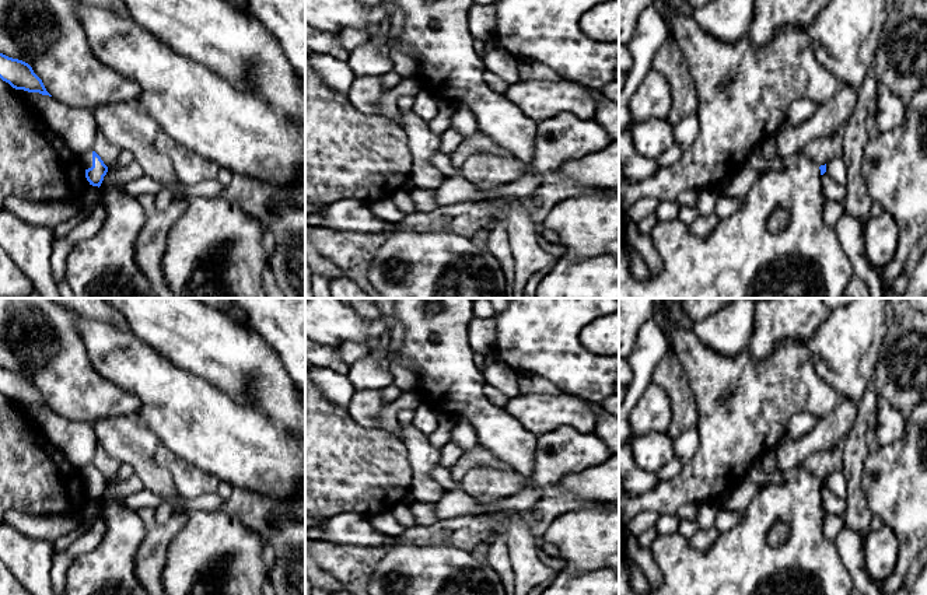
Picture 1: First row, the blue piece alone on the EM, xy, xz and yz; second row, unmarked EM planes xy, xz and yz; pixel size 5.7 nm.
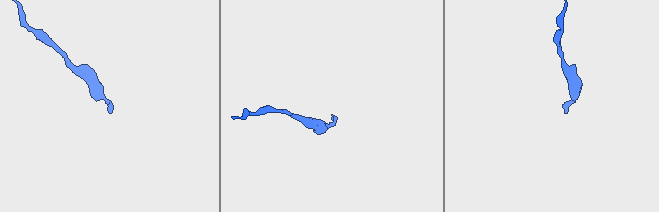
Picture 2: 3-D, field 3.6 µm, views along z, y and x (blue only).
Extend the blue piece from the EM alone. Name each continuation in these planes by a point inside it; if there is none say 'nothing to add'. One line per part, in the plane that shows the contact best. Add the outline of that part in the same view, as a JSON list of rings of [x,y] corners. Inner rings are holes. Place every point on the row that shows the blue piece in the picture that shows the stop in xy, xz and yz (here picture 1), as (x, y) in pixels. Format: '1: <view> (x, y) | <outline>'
1: xy (86, 158) | [[[90,150],[90,151],[84,153],[83,155],[80,155],[84,169],[88,169],[92,167],[92,151],[94,150]]]

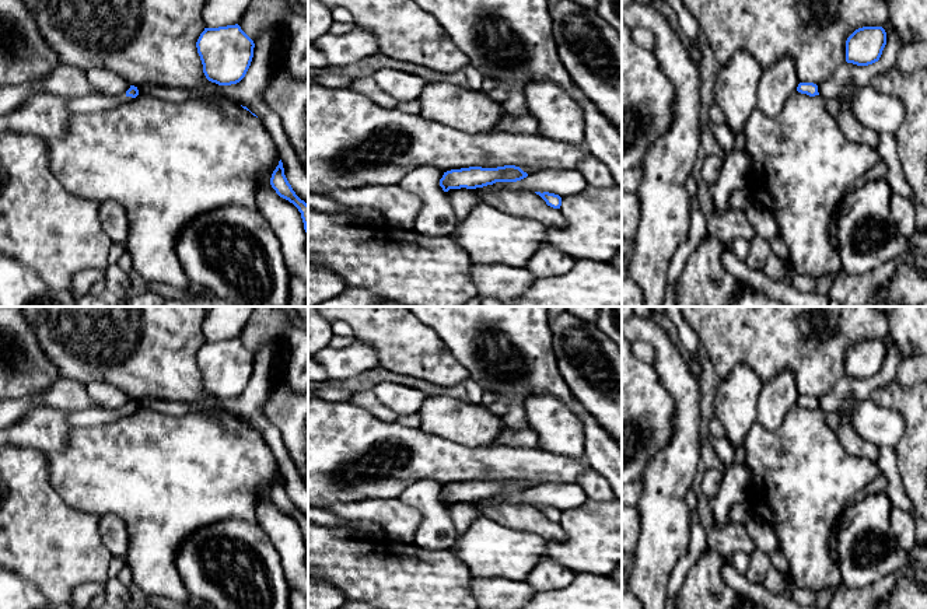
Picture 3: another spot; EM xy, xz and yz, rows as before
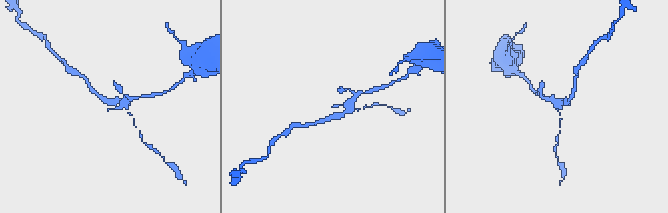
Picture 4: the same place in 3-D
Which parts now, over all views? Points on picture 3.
1: xy (94, 102) | [[[126,91],[118,95],[92,94],[92,95],[70,99],[69,111],[73,115],[98,112],[98,111],[118,106],[119,104],[123,104],[132,99],[134,98],[127,97]]]

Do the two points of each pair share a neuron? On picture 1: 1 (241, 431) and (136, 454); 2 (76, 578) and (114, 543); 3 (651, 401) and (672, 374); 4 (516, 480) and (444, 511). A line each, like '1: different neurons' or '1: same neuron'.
1: different neurons
2: same neuron
3: different neurons
4: different neurons

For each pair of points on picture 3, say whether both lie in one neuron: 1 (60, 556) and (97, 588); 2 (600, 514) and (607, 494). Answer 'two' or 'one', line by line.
1: two
2: two

